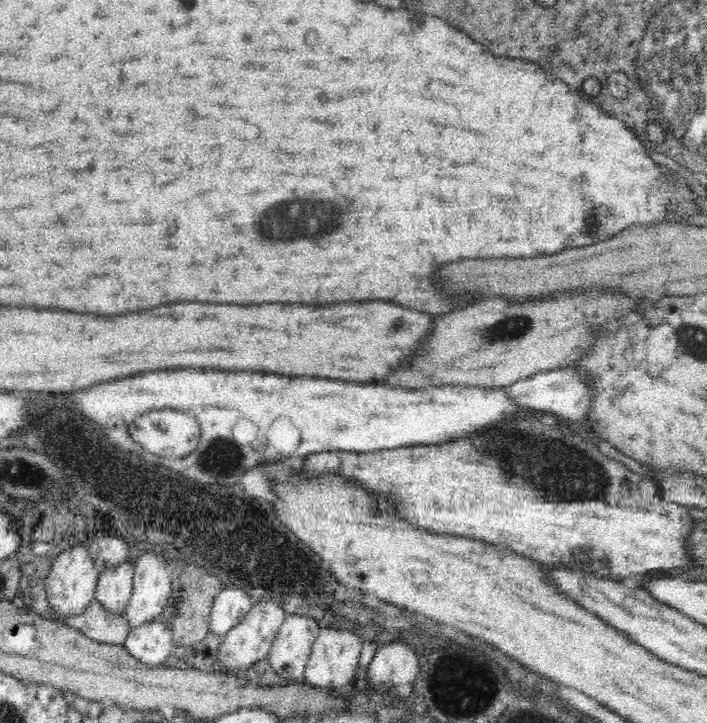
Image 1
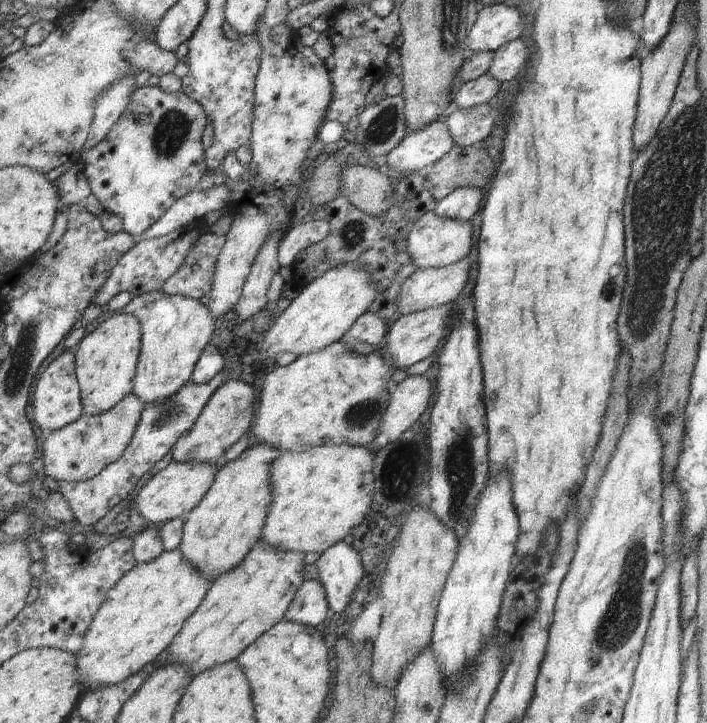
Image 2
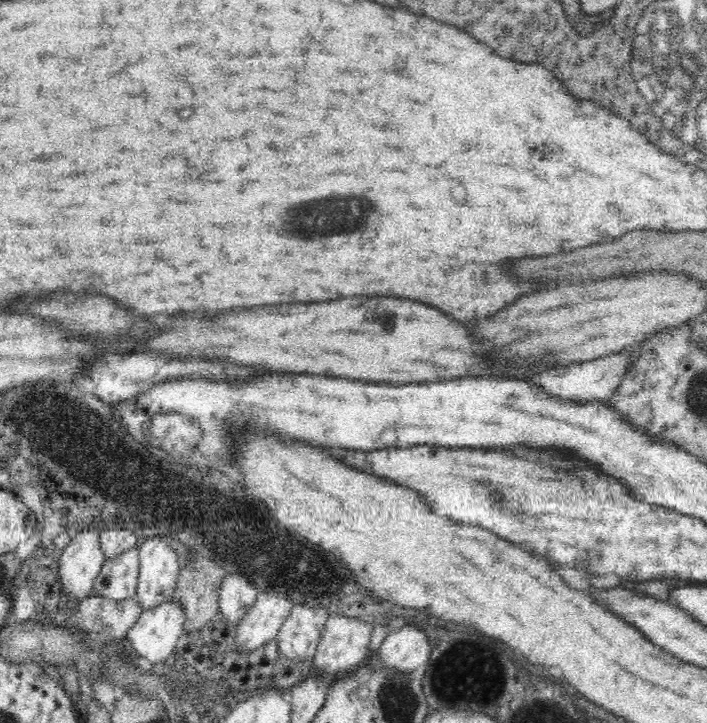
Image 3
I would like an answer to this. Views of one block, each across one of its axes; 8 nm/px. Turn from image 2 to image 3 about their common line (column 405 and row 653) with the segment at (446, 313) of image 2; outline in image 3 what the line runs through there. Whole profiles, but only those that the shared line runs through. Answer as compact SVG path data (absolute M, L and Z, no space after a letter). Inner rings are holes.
M334 612L322 632L316 654L311 660L311 670L315 669L315 672L327 674L332 679L354 670L358 664L367 661L370 655L370 642L372 642L374 627L375 625L370 620L362 620L354 612L345 612L343 614Z

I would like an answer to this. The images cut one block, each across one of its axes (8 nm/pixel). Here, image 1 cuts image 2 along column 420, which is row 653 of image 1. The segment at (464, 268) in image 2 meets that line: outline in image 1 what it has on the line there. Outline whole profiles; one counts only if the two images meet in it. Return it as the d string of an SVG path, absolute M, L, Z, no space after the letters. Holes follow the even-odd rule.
M288 612L269 650L274 670L290 680L302 679L319 632L320 622L316 618Z

